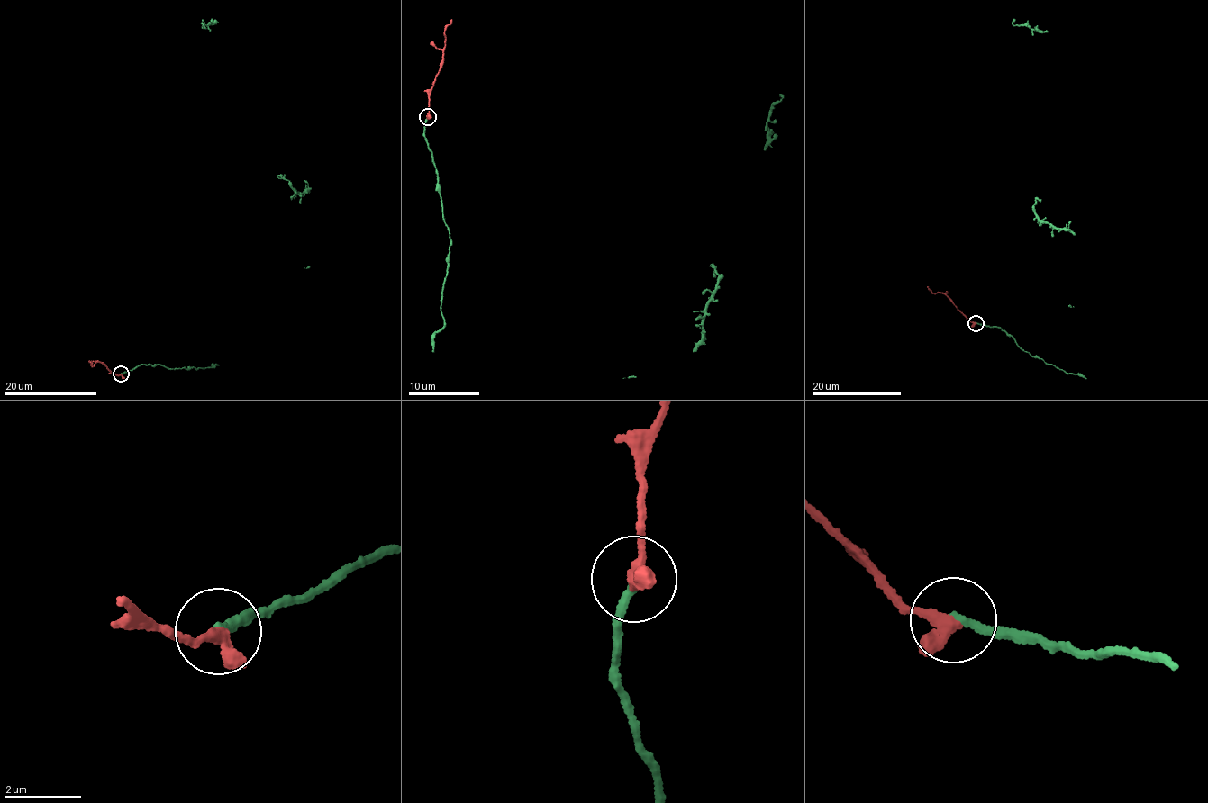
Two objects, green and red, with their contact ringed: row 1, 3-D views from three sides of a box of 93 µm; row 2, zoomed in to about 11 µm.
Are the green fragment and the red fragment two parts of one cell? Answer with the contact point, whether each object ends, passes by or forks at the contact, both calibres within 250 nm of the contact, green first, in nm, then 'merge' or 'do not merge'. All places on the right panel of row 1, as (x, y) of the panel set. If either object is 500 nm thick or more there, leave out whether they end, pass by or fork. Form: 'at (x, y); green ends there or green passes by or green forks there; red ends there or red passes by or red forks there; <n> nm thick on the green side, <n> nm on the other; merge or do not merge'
at (976, 323); green ends there; red ends there; 200 nm thick on the green side, 420 nm on the other; do not merge

